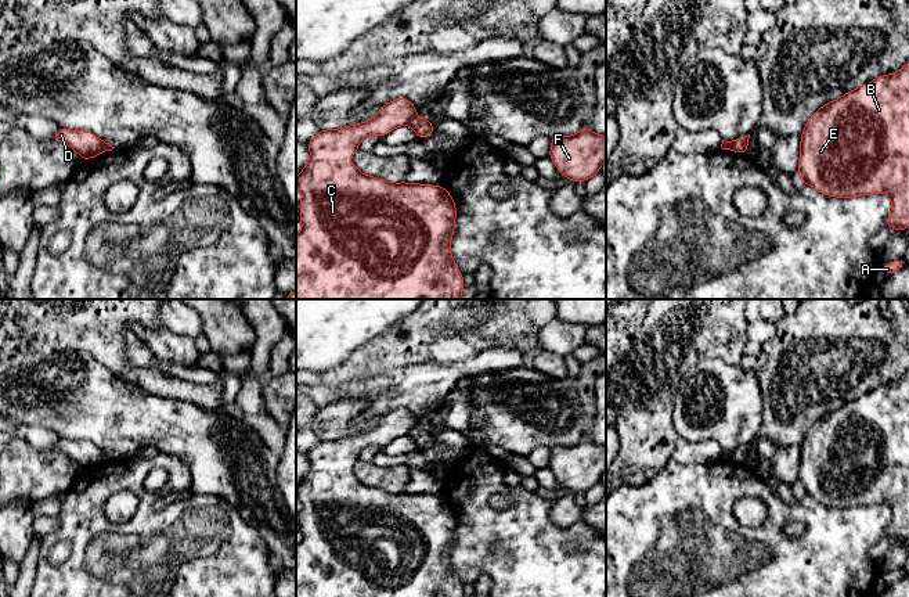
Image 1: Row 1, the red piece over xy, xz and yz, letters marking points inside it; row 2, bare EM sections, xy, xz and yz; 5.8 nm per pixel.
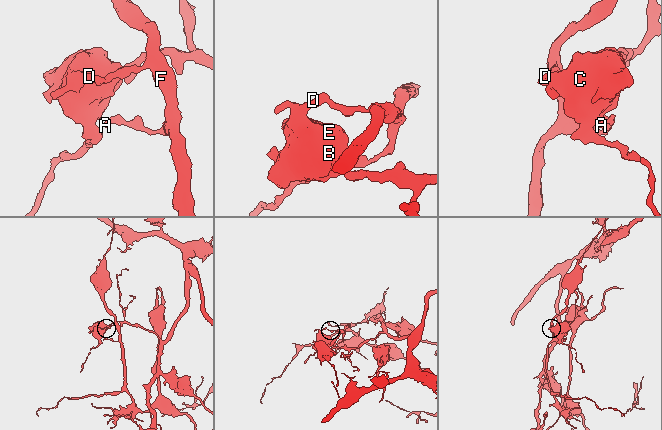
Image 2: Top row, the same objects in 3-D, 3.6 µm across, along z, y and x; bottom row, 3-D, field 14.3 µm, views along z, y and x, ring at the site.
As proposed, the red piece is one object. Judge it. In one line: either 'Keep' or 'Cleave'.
Cleave

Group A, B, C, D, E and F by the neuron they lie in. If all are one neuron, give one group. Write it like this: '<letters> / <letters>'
A F / B C D E

